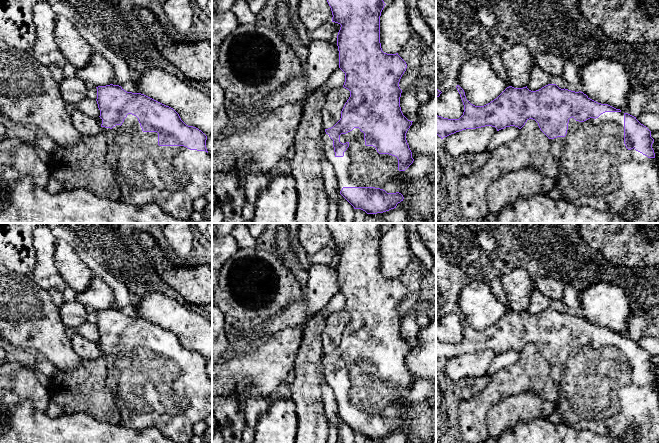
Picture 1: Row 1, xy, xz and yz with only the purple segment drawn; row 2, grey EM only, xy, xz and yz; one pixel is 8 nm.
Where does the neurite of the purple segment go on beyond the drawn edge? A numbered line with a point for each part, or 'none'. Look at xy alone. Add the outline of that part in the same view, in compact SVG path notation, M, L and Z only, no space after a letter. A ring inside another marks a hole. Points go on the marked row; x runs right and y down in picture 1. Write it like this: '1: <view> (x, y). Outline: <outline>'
1: xy (173, 177). Outline: M128 114L122 125L112 129L101 127L108 137L109 160L112 163L123 202L141 206L156 203L163 211L176 219L190 219L193 202L205 196L212 188L212 155L205 151L190 150L184 146L159 146L157 132L143 132L138 118Z

